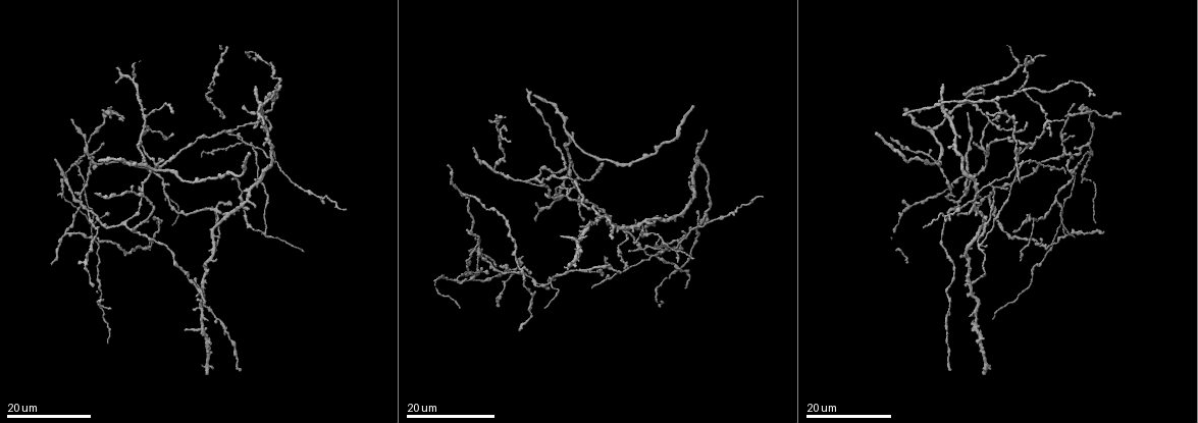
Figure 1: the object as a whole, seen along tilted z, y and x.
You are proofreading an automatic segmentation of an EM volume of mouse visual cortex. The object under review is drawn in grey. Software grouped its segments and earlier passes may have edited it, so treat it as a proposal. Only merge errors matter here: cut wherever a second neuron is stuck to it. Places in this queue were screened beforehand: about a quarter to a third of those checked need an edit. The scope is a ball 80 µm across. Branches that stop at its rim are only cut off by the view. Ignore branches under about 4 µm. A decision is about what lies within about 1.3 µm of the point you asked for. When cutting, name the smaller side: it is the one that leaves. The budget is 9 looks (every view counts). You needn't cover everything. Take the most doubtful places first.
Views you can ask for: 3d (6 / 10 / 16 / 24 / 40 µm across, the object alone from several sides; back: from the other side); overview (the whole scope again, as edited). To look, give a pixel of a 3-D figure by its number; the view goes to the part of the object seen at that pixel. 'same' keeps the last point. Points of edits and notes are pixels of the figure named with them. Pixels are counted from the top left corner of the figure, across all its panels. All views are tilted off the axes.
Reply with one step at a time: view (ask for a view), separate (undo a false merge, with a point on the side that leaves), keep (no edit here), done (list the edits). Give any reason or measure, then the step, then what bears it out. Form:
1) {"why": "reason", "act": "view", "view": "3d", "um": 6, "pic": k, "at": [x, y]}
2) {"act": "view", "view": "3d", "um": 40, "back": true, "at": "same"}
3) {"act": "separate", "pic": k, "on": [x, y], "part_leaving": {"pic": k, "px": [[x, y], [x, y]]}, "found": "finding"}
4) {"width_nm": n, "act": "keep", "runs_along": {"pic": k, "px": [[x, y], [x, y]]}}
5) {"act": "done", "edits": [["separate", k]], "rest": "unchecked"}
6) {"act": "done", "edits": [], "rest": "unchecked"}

{"why": "four-way junction", "act": "view", "view": "3d", "um": 16, "pic": 1, "at": [637, 249]}

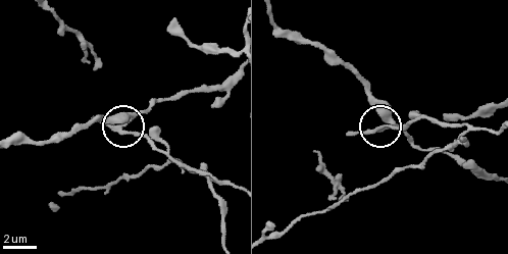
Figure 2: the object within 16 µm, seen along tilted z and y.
{"act": "view", "view": "3d", "um": 10, "at": "same"}

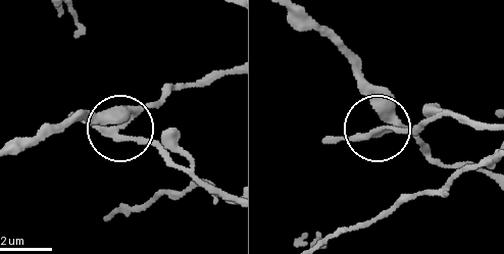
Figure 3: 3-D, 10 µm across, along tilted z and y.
{"why": "from behind", "act": "view", "view": "3d", "um": 10, "back": true, "at": "same"}

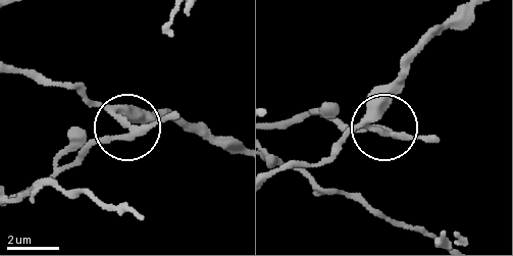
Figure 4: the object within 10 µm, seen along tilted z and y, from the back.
{"width_nm": 230, "act": "separate", "pic": 4, "on": [102, 139], "found": "a second neuron is stuck on"}

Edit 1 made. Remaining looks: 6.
{"act": "view", "view": "overview"}

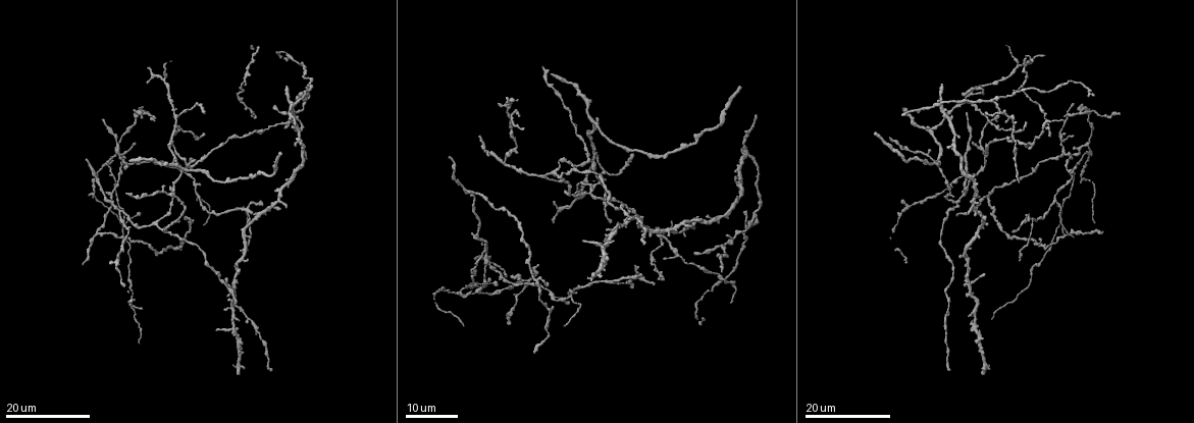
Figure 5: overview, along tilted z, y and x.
{"act": "view", "view": "3d", "um": 24, "pic": 5, "at": [164, 78]}

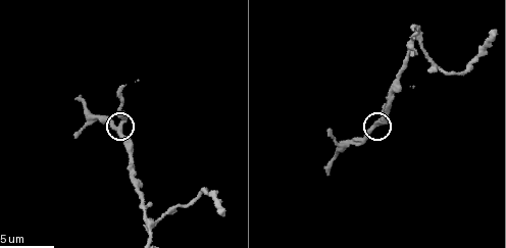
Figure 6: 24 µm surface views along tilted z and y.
{"why": "closer look", "act": "view", "view": "3d", "um": 6, "pic": 6, "at": [119, 129]}

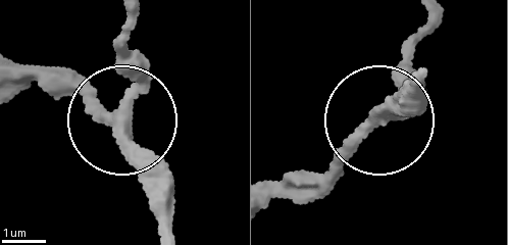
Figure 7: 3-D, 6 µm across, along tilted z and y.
{"arms": 3, "act": "keep", "runs_along": {"pic": 7, "px": [[164, 222], [123, 113], [128, 28]]}, "found": "all the same neuron"}

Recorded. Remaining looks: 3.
{"why": "three arms meet", "act": "view", "view": "3d", "um": 16, "pic": 5, "at": [120, 152]}

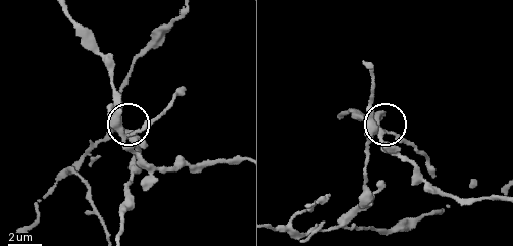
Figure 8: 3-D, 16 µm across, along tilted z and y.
{"act": "view", "view": "3d", "um": 6, "pic": 8, "at": [127, 134]}

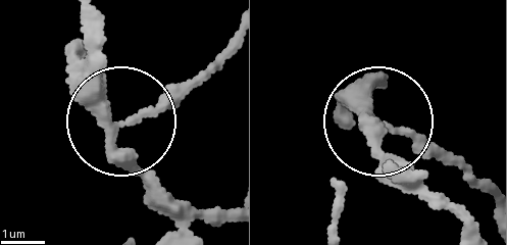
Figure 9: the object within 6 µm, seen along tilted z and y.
{"width_nm": 220, "act": "keep", "found": "all the same neuron"}

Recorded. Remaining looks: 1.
{"act": "done", "edits": [["separate", 4]], "rest": "unchecked"}

